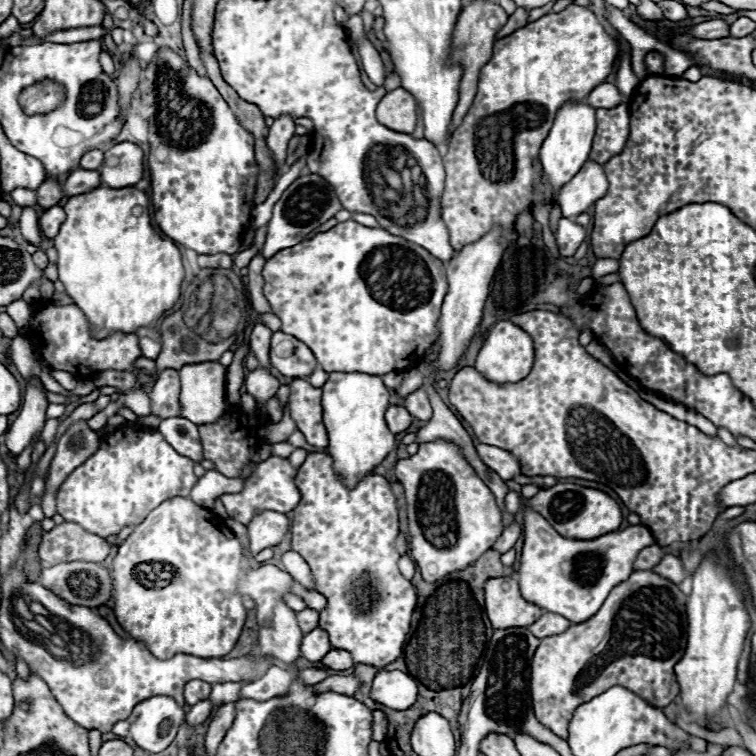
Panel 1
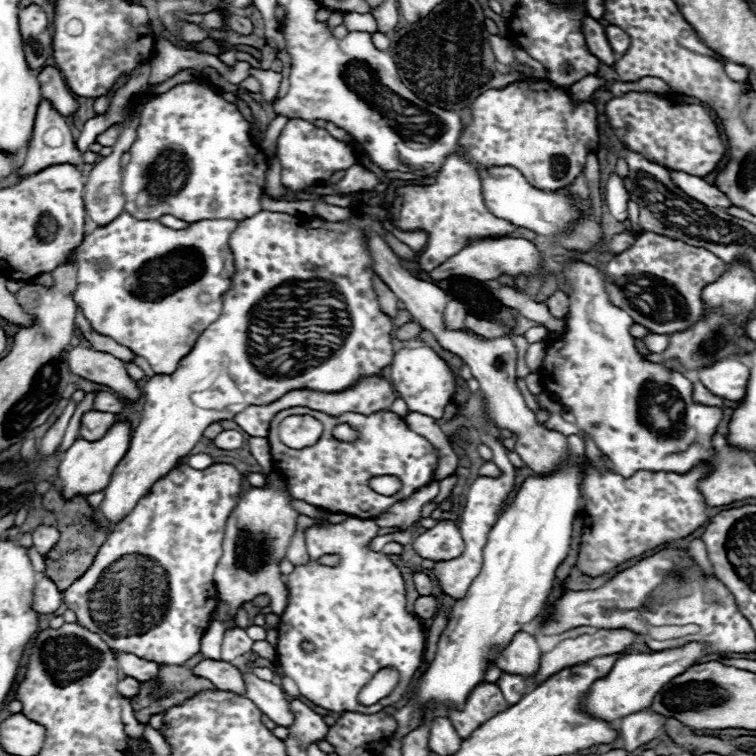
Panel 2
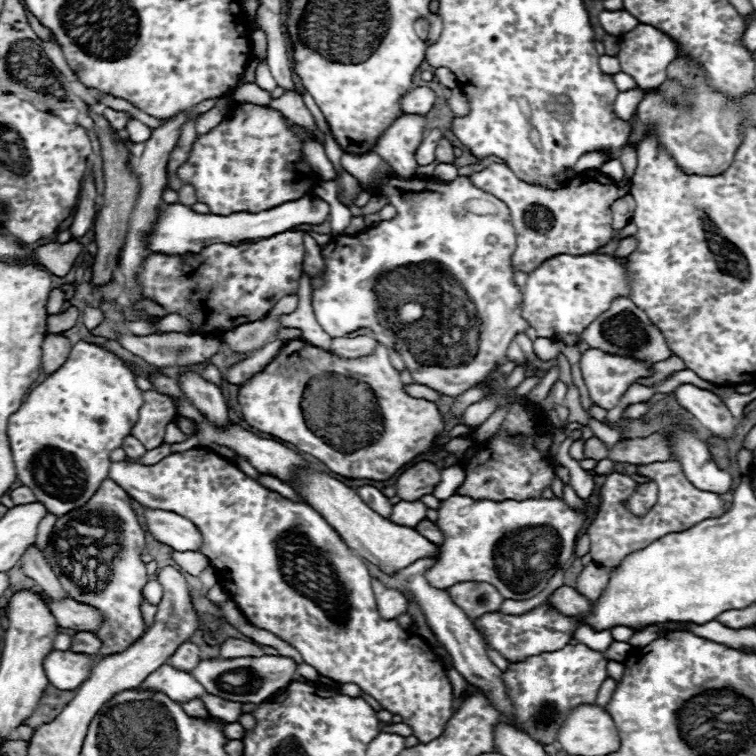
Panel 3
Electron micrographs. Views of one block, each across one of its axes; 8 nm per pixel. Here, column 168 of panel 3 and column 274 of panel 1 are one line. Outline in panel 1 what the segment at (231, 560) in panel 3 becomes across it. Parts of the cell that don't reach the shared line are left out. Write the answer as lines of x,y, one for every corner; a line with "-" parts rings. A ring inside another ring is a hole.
270,456
268,460
262,460
256,464
256,470
244,480
244,488
240,492
222,494
220,500
222,500
228,516
244,526
248,526
252,522
252,516
256,516
256,512
262,512
262,510
274,510
274,512
282,512
282,514
292,512
292,508
296,508
296,504
300,502
300,492
294,484
296,472
298,470
290,464
288,458

